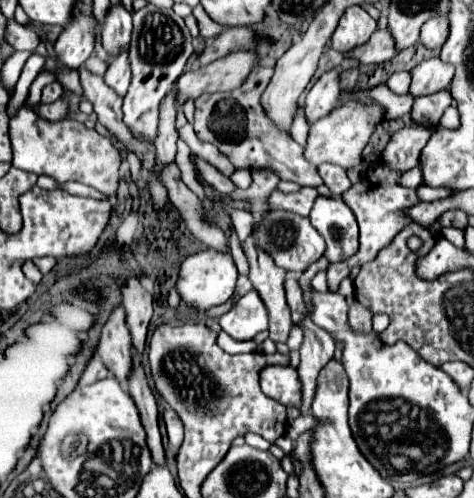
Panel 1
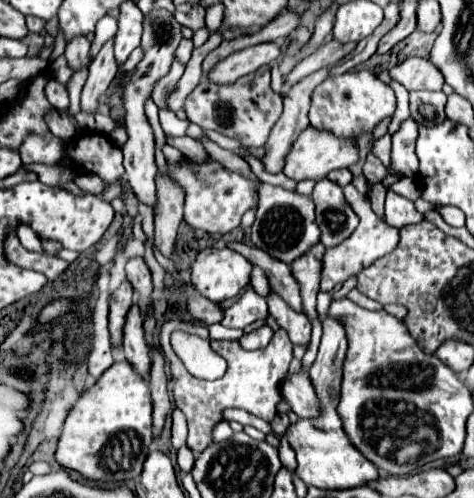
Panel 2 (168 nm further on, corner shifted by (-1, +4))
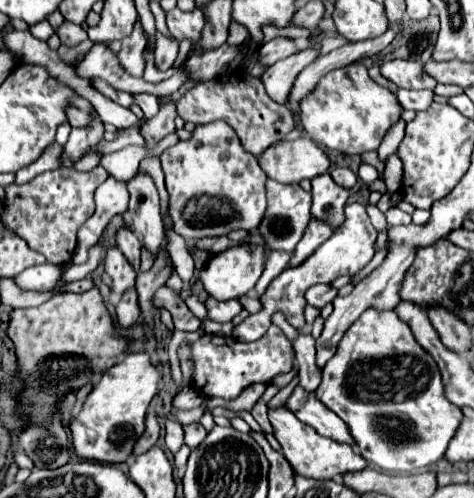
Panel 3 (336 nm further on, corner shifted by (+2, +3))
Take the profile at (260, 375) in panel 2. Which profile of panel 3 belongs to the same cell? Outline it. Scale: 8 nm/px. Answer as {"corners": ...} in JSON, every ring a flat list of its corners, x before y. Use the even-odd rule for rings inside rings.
{"corners":[[270,326,266,336,256,342,244,344,234,338,204,334,200,340,190,344,190,360,194,362,192,382,194,388,206,398,234,400,252,384,270,384,276,376,286,374,294,366,294,348,286,334,278,326]]}

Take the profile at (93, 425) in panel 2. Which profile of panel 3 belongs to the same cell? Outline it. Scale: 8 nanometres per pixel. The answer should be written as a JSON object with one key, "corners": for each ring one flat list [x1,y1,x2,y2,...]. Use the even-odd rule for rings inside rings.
{"corners":[[130,352,120,364,106,370,102,380,86,396,82,410,68,424,70,434,72,434,74,454,82,460,92,460,92,462,108,462,108,464,126,462,132,456,134,444,144,434,144,416,146,416,146,410,148,410,154,394,160,388,160,380,162,380,162,372,150,362,150,356,146,352]]}

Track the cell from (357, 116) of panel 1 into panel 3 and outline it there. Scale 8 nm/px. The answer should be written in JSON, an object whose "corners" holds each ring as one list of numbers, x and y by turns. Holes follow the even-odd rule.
{"corners":[[282,140,270,146,260,160,268,178,282,184,296,184,304,178,312,180,330,170,330,158,310,140]]}

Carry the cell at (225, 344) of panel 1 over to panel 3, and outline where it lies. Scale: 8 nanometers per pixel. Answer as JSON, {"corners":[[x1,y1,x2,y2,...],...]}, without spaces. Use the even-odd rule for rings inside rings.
{"corners":[[352,202,346,206,346,222,342,224,342,228,338,228,330,236,330,240,326,240,304,264,296,268,286,268,278,278,270,282,268,290,260,296,260,302,264,306,262,312,248,316,240,326,234,326,234,338,240,342,254,342,262,338,266,330,270,328,270,316,278,310,284,312,288,324,292,324,294,328,302,328,304,326,302,310,306,306,306,298,304,298,306,290,314,284,332,284,340,276,358,274,372,260,374,252,376,252,376,230,370,224,370,218,364,206,360,202]]}

